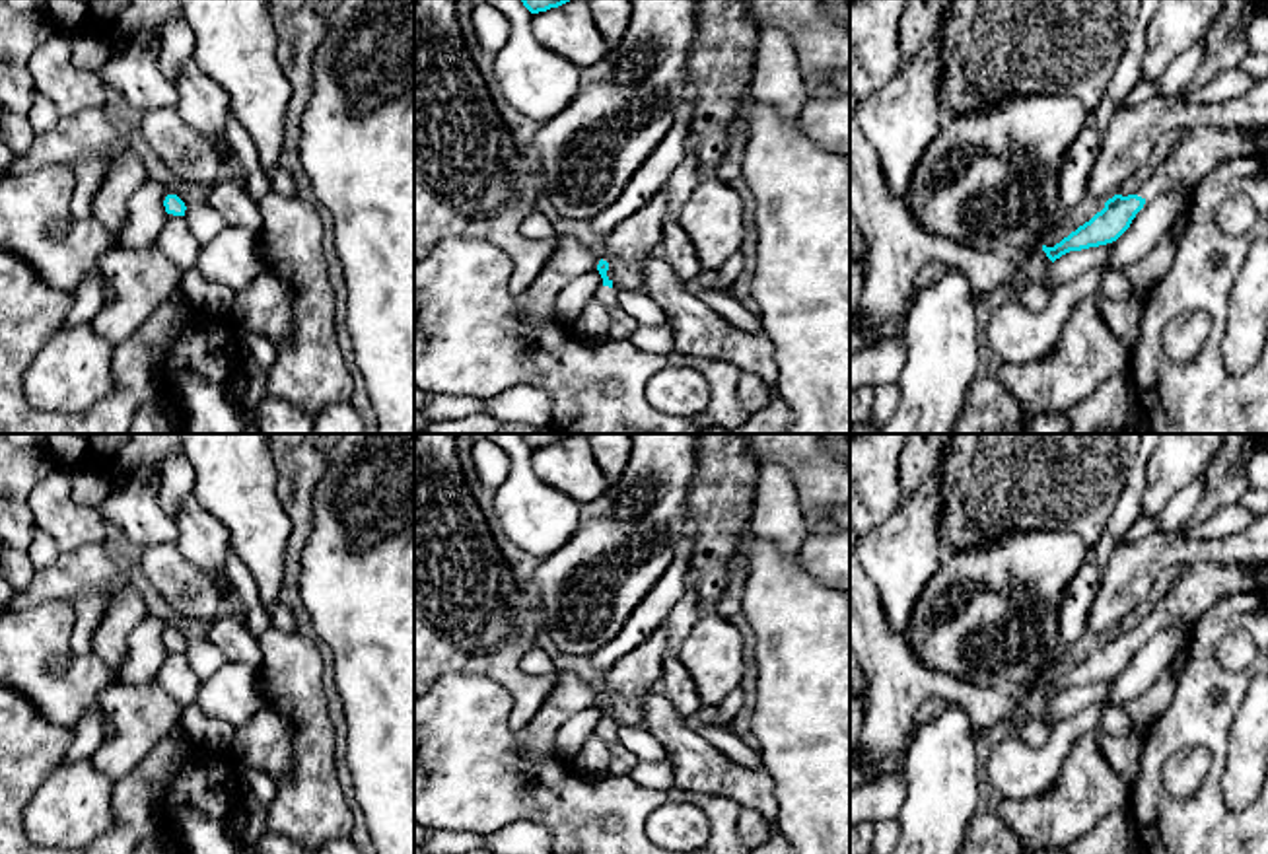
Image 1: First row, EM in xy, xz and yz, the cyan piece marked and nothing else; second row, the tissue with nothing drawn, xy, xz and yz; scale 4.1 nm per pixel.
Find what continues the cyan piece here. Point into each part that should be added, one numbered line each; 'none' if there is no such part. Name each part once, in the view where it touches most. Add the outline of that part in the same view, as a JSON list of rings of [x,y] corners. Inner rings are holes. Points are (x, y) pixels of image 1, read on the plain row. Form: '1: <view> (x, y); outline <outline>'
1: xz (623, 761); outline [[[603,722],[601,733],[611,741],[611,761],[607,774],[609,776],[630,776],[630,772],[638,766],[640,759],[630,753],[615,735],[615,724]]]

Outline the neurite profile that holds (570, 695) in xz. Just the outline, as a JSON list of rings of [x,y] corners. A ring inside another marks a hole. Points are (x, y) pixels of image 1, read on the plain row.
[[[560,671],[550,694],[545,698],[535,718],[515,731],[519,745],[537,759],[558,759],[572,763],[556,747],[556,731],[578,712],[597,706],[601,696],[599,687],[583,681],[578,673]]]

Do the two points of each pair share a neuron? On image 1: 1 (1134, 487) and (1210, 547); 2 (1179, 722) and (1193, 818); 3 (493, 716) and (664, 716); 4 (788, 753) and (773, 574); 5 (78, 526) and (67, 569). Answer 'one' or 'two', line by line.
1: two
2: one
3: two
4: one
5: two

